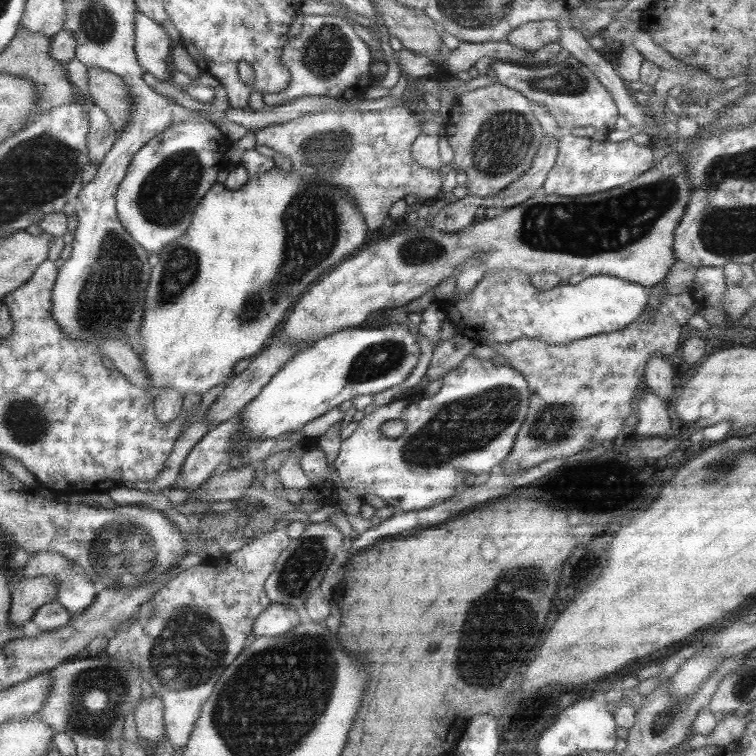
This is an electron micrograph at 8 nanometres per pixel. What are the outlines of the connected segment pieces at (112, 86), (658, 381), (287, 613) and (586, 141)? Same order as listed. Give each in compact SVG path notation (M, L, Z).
M89 68L88 88L94 105L106 110L119 136L124 133L134 114L134 95L126 79L104 68Z
M652 356L648 359L643 376L643 387L661 399L672 402L676 395L677 380L674 363L665 356Z
M273 603L254 622L253 633L257 638L278 637L300 623L300 616L286 604Z
M569 132L558 142L555 164L547 175L540 192L557 194L561 197L577 197L612 190L645 174L654 166L652 146L639 146L633 140L623 142L595 142L591 138L578 138Z

